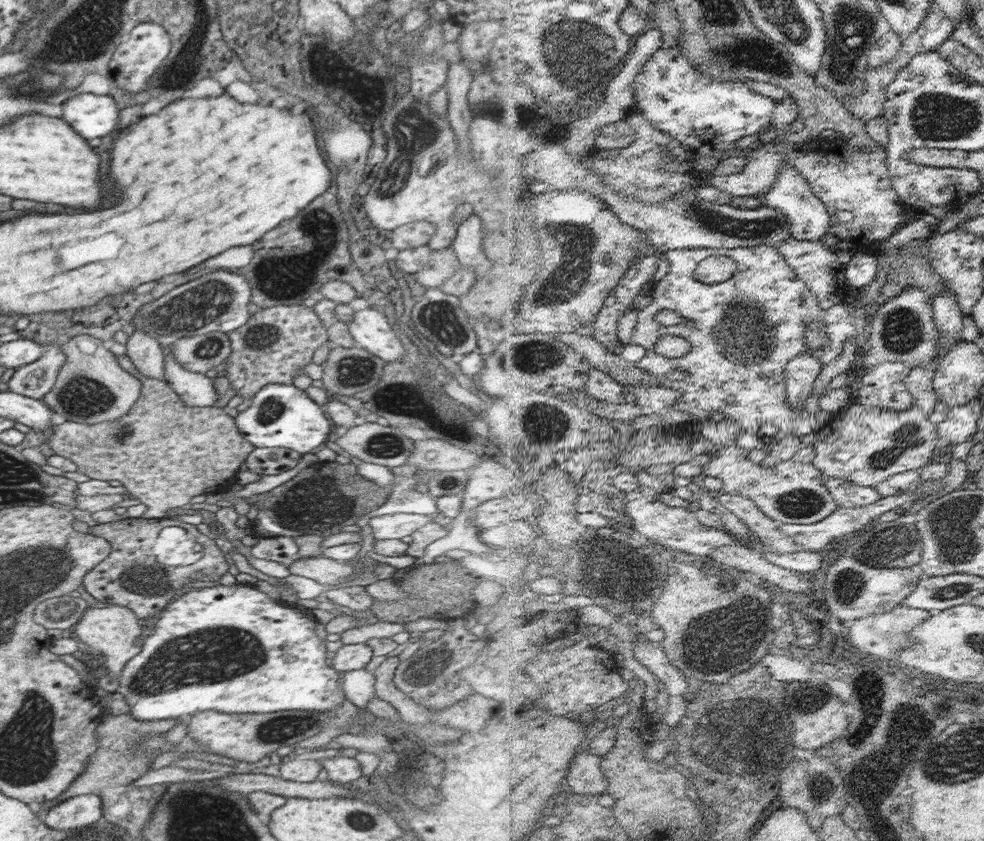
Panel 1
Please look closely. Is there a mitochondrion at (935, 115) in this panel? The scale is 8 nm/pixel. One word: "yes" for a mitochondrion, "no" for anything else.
yes

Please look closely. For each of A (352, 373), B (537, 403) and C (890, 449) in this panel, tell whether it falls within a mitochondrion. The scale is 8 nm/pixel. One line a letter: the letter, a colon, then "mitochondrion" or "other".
A: mitochondrion
B: mitochondrion
C: mitochondrion

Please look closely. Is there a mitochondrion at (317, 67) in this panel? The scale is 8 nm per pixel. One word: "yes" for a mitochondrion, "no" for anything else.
no

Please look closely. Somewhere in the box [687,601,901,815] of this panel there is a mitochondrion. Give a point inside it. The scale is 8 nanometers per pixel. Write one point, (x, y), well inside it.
(761, 743)

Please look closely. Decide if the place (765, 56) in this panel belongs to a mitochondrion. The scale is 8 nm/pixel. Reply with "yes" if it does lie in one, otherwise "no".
yes

